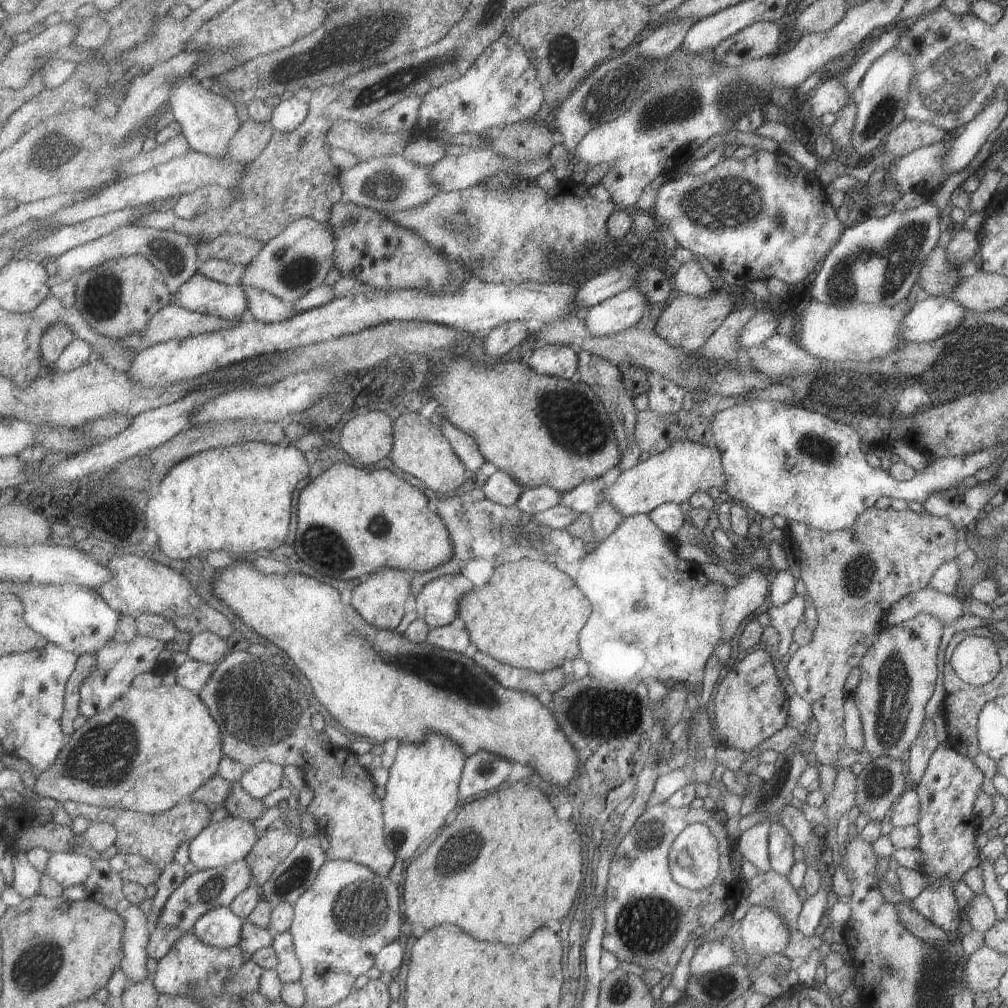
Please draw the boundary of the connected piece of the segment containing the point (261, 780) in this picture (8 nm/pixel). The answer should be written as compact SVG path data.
M264 761L247 769L241 783L251 796L261 799L280 788L283 778L286 778L283 766Z

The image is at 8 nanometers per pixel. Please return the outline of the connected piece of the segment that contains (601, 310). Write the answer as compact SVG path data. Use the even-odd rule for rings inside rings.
M635 286L587 308L585 324L591 336L603 338L633 327L647 308L643 292Z

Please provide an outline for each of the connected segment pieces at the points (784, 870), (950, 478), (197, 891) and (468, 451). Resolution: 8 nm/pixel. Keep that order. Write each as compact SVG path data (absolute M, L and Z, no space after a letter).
M773 822L767 834L770 870L786 876L794 864L793 840L780 823Z
M745 398L743 404L725 408L713 414L709 426L714 439L714 447L719 452L725 488L723 496L730 502L741 503L752 515L767 518L778 514L785 521L799 522L813 530L823 532L848 529L855 518L874 507L881 497L902 499L905 502L925 502L925 498L939 490L949 490L973 475L980 468L997 465L1005 444L991 446L975 454L957 457L937 457L929 461L921 472L907 481L897 481L881 468L871 468L866 462L865 446L857 432L843 422L837 422L820 413L794 406L790 402L776 401L774 398L754 400Z
M245 859L235 862L226 868L219 866L219 868L202 869L200 872L189 876L173 892L165 906L165 910L163 910L163 916L159 918L159 922L154 924L154 927L165 928L165 926L173 926L173 928L181 928L185 932L194 931L195 924L205 914L223 906L230 907L253 883L253 872L251 872L251 866L247 864Z
M443 416L442 419L440 427L443 429L443 434L445 434L449 442L451 442L455 454L465 463L469 473L479 474L481 466L487 463L487 460L482 456L477 442L475 442L471 436L468 436L465 432L457 428L453 422L447 420L445 416Z

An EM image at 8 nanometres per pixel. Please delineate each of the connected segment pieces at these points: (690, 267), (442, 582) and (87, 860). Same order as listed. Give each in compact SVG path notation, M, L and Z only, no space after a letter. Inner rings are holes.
M697 260L681 264L674 274L673 284L679 294L693 298L707 298L716 287L714 280L706 276Z
M447 574L441 576L437 580L433 580L427 584L421 594L416 597L416 614L417 618L423 620L425 624L429 624L431 628L445 627L451 625L455 618L460 618L461 600L465 594L469 594L471 590L475 590L473 582L469 578L465 578L463 574Z
M87 848L53 853L45 874L60 884L63 889L75 885L84 886L93 873L94 862L93 855Z

